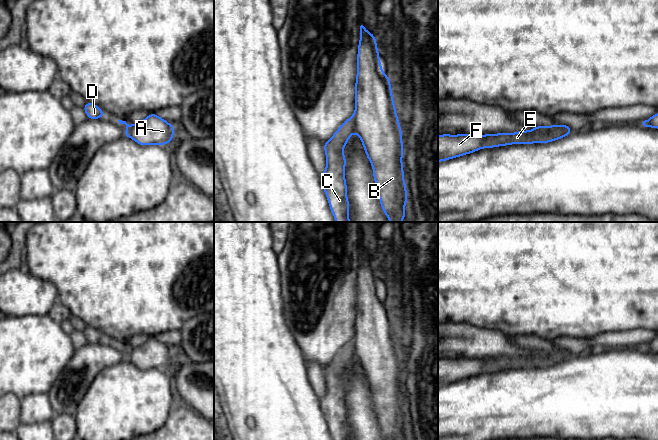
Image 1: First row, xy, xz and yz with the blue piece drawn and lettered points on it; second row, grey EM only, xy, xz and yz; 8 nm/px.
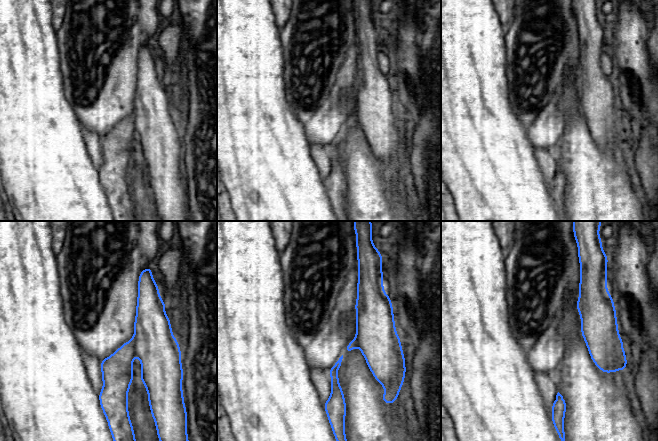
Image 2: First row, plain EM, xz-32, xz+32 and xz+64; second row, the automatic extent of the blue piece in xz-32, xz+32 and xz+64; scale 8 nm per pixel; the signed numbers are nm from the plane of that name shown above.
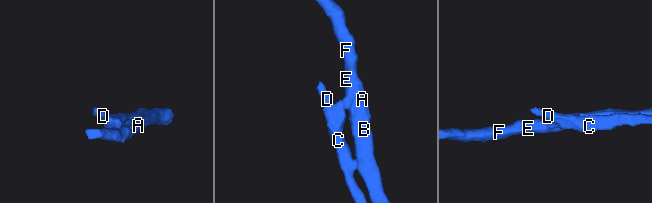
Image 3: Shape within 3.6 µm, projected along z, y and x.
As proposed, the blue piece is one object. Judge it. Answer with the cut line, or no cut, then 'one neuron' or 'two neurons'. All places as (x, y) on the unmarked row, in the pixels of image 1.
cut in xz along (353, 338), (355, 354); two neurons

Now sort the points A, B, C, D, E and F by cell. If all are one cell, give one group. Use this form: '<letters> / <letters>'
A B E F / C D

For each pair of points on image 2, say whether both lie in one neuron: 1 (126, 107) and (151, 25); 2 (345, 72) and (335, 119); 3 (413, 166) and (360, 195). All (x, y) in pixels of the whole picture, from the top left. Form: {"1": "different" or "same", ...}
{"1": "same", "2": "same", "3": "different"}

